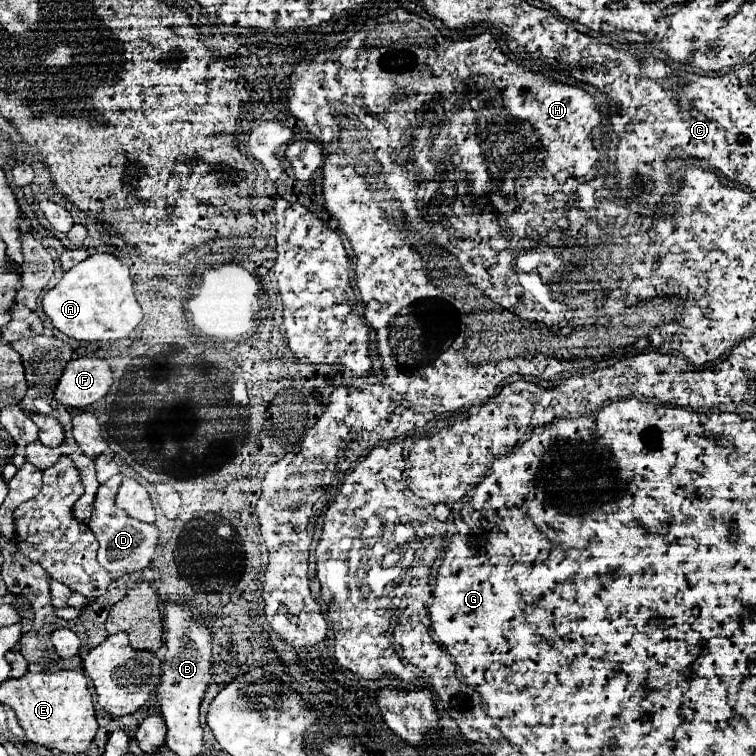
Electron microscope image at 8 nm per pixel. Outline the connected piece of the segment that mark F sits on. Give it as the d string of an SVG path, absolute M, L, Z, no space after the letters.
M78 357L70 361L60 377L54 401L72 409L84 409L100 401L112 385L112 371L100 357Z

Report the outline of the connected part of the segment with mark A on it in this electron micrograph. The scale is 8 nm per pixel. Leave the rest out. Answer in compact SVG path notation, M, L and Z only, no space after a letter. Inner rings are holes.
M110 253L90 255L66 271L60 283L44 295L42 307L58 331L78 341L116 341L128 337L142 321L130 271Z

